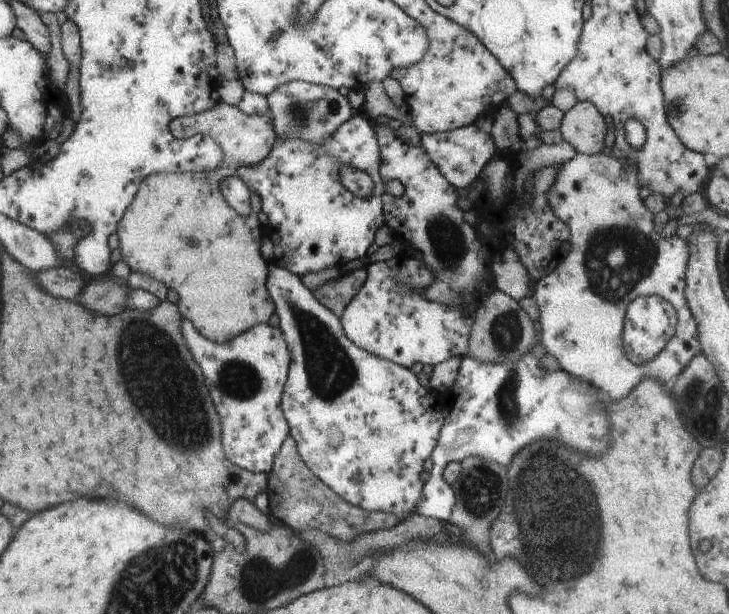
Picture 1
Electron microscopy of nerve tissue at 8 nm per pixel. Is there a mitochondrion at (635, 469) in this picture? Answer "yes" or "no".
no

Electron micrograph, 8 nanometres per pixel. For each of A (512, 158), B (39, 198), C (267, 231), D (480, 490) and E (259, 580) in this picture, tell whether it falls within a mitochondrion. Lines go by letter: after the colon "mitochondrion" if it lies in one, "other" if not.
A: other
B: other
C: other
D: mitochondrion
E: mitochondrion

